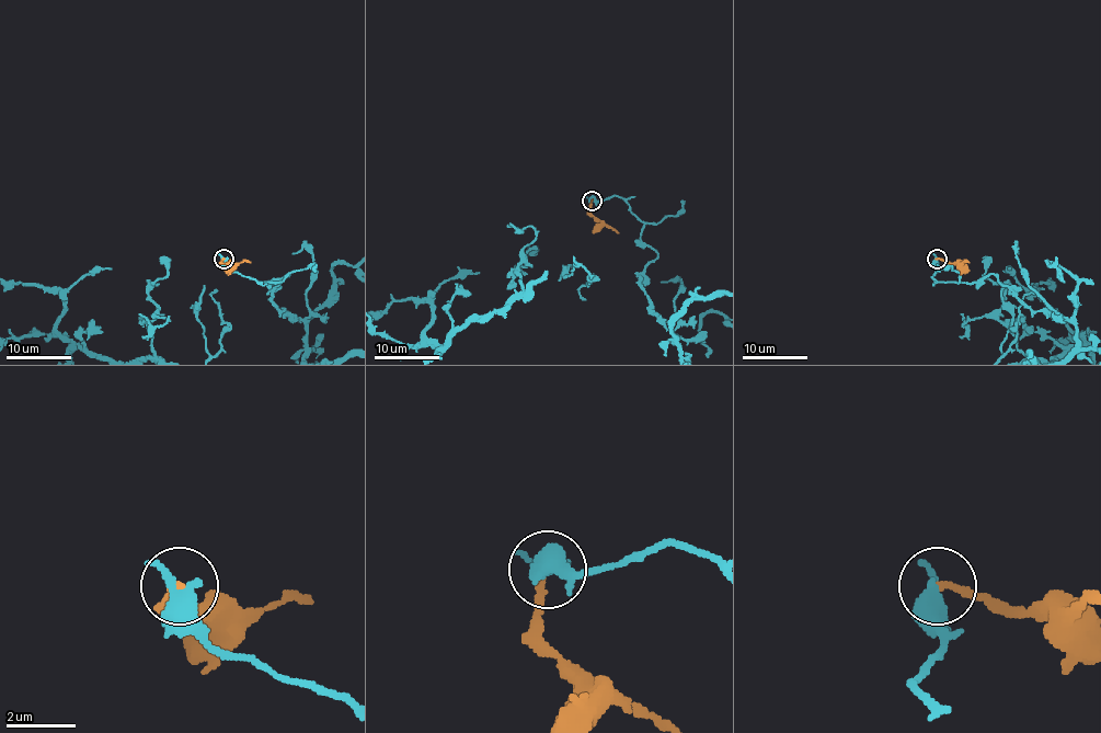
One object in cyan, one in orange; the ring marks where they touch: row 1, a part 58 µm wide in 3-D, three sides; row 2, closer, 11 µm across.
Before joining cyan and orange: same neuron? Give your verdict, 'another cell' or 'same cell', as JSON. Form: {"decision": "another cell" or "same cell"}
{"decision": "another cell"}

